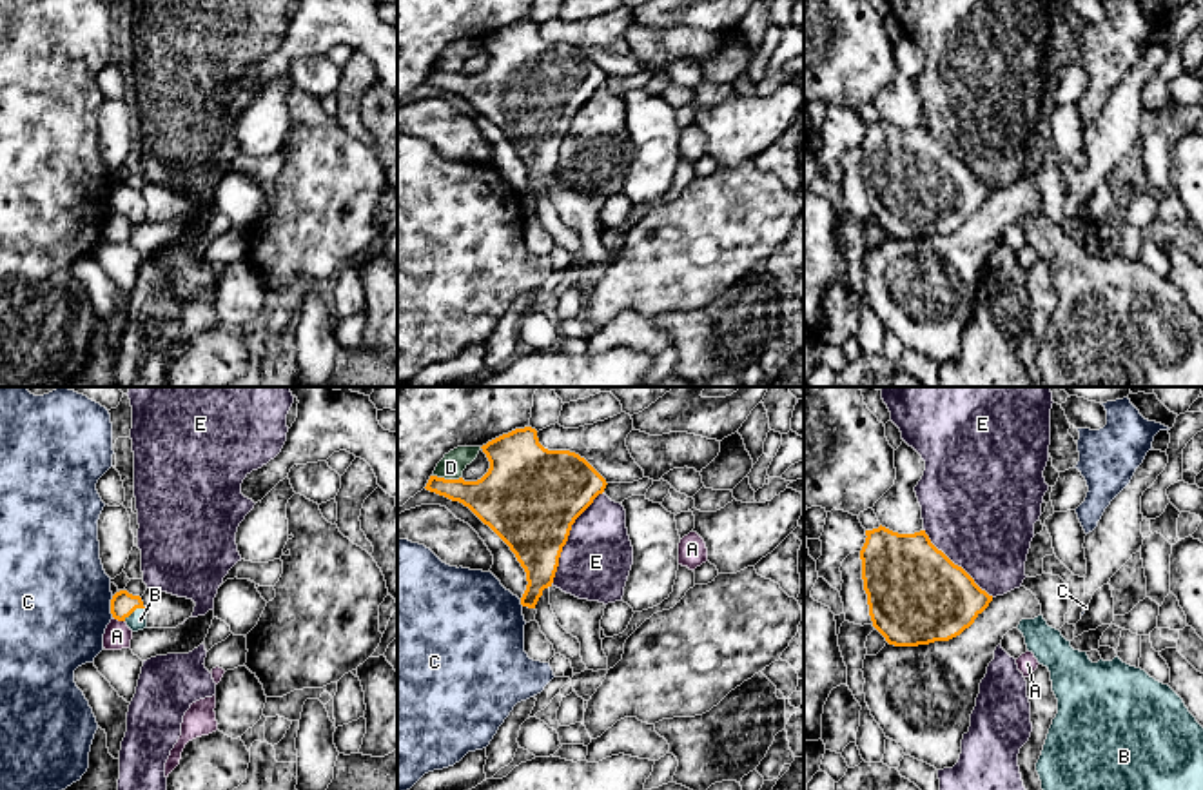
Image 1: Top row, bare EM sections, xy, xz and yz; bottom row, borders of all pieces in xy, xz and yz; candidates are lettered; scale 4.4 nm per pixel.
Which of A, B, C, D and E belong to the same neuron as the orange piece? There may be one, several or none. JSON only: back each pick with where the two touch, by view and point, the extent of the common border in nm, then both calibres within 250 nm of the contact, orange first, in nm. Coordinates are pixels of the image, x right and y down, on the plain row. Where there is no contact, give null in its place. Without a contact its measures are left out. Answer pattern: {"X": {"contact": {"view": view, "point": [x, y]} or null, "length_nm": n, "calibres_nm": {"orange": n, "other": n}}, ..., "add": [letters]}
{"B": {"contact": {"view": "xy", "point": [133, 204]}, "length_nm": 110, "calibres_nm": {"orange": 110, "other": 80}}, "add": ["B"]}

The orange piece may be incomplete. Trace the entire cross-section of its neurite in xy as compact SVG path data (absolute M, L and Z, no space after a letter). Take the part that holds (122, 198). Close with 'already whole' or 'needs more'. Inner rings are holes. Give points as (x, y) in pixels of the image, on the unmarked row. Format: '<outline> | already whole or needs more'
M120 183L111 193L111 207L118 214L125 214L132 225L147 222L145 200L140 189Z | needs more

